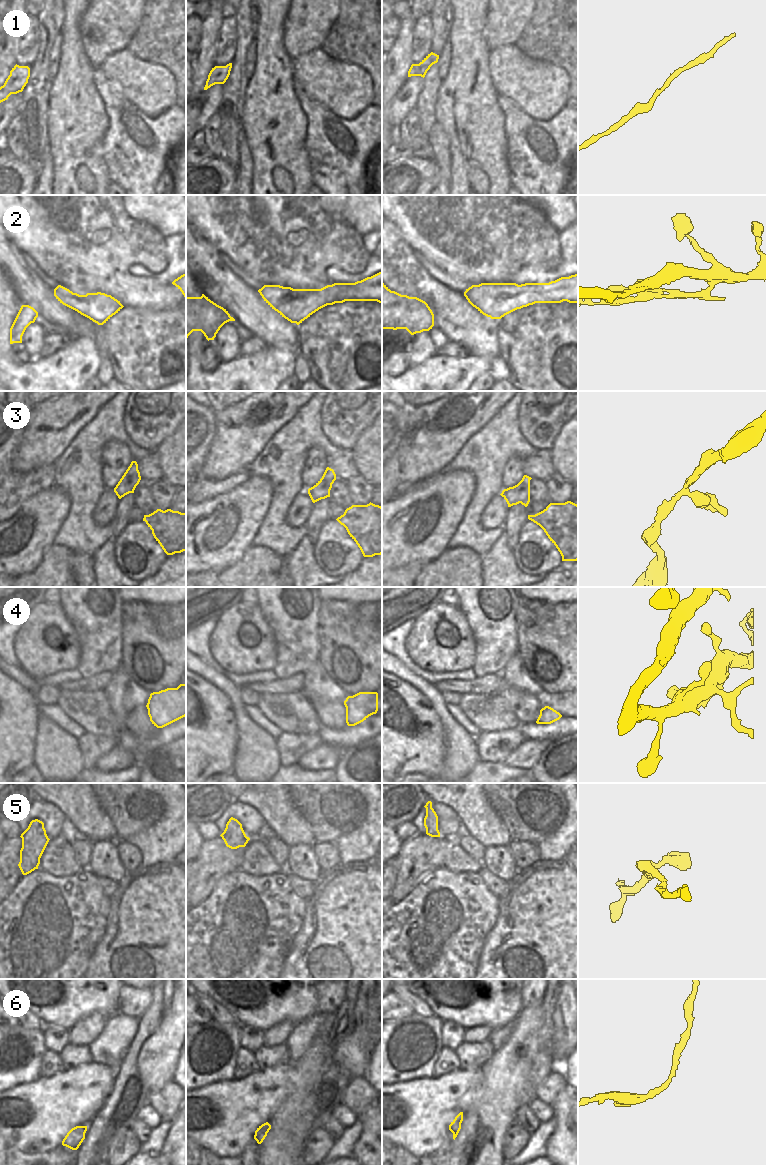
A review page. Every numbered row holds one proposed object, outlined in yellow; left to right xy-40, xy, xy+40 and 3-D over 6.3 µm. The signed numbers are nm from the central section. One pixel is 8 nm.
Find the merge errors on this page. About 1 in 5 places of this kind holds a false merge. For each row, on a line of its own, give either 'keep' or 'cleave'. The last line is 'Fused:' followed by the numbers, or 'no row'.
1: keep
2: cleave
3: keep
4: keep
5: keep
6: keep
Fused: 2

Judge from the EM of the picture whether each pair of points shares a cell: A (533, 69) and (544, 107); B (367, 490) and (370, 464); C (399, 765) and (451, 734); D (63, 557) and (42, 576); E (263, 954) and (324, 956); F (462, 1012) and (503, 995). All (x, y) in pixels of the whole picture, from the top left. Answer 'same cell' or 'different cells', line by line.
A: same cell
B: different cells
C: different cells
D: same cell
E: different cells
F: same cell

